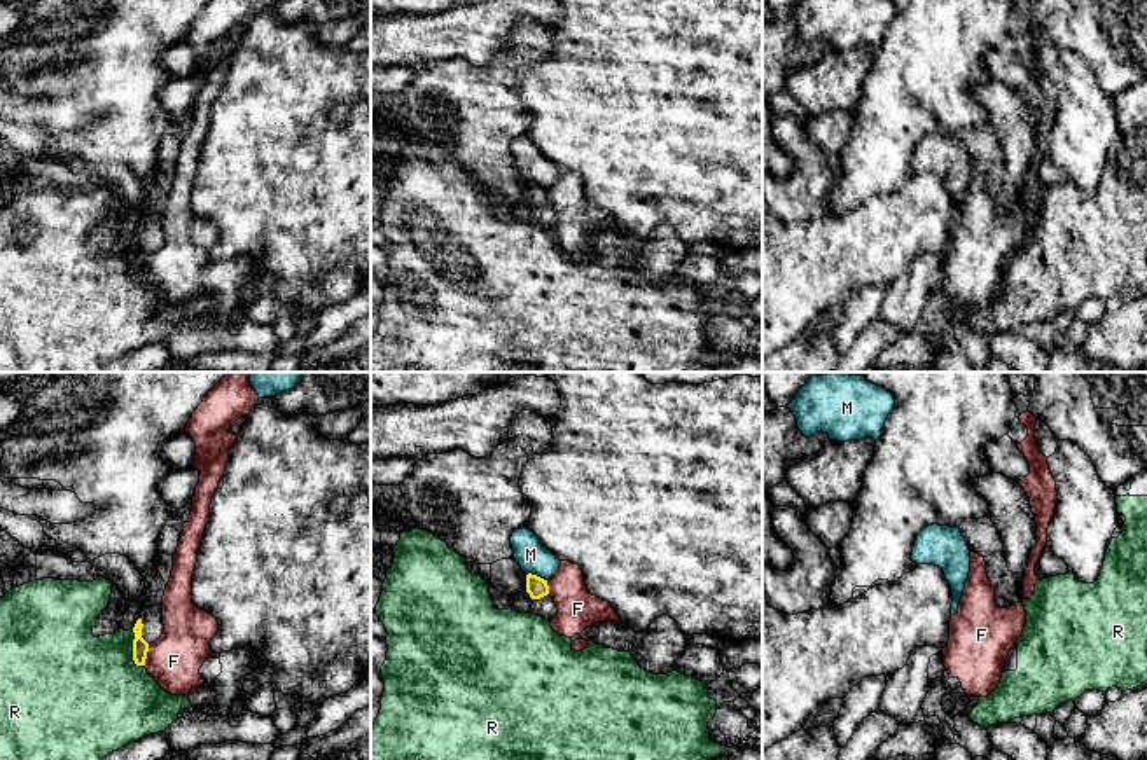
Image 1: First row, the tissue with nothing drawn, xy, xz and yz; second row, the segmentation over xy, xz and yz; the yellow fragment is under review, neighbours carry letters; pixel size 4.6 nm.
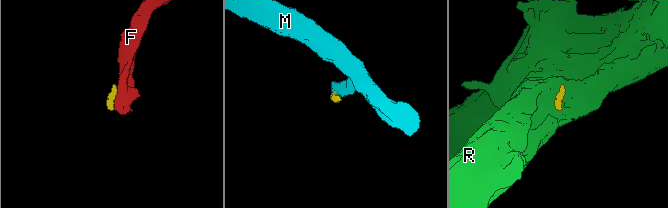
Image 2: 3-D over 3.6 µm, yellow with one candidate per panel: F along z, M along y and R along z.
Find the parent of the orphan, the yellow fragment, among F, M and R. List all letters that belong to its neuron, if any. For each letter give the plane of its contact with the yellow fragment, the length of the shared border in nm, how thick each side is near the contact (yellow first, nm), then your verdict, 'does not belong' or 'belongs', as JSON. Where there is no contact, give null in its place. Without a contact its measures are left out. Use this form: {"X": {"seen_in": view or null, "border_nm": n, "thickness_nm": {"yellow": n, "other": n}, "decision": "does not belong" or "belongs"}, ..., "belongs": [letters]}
{"F": {"seen_in": "xy", "border_nm": 110, "thickness_nm": {"yellow": 80, "other": 240}, "decision": "does not belong"}, "M": {"seen_in": "xz", "border_nm": 100, "thickness_nm": {"yellow": 100, "other": 150}, "decision": "does not belong"}, "R": {"seen_in": "xy", "border_nm": 180, "thickness_nm": {"yellow": 80, "other": 440}, "decision": "does not belong"}, "belongs": []}

